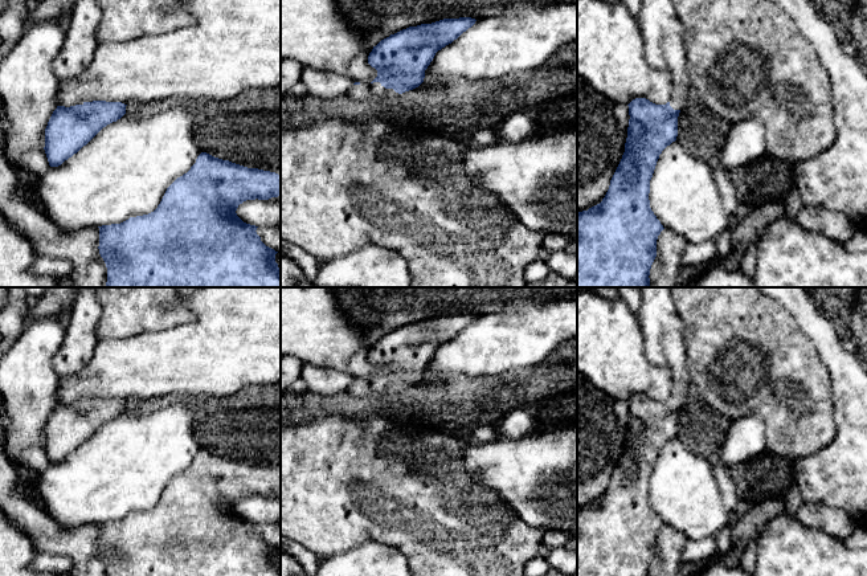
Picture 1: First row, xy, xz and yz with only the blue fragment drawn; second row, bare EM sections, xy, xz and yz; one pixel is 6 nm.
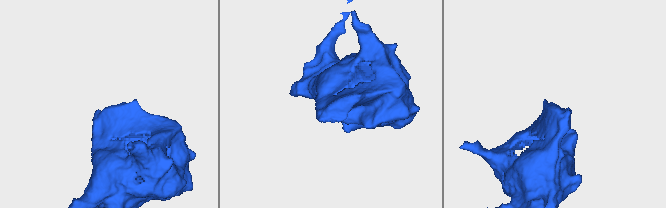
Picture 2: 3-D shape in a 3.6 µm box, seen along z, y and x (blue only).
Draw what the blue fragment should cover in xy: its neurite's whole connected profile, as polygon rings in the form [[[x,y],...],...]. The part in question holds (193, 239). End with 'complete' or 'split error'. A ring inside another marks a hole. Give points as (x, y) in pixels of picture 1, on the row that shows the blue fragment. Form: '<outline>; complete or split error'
[[[201,152],[191,169],[167,188],[154,212],[98,226],[98,249],[107,267],[106,287],[281,287],[281,270],[275,262],[278,252],[261,241],[255,232],[258,226],[244,222],[236,213],[246,200],[278,196],[281,175]]]; complete

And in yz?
[[[642,0],[635,17],[650,66],[671,75],[672,93],[666,105],[635,98],[629,106],[625,152],[602,201],[577,212],[577,287],[649,287],[650,269],[657,257],[657,240],[664,229],[650,208],[650,180],[662,151],[676,140],[678,117],[692,93],[683,24],[671,0]]]; split error

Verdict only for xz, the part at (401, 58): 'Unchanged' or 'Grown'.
Grown

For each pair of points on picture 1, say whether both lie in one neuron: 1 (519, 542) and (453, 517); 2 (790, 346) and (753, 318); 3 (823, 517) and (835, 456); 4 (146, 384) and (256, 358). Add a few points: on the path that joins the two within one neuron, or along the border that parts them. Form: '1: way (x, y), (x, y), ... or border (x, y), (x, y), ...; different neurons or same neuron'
1: way (503, 542), (478, 542), (469, 532); same neuron
2: way (781, 346), (763, 327); same neuron
3: border (805, 502), (823, 502), (837, 506), (853, 521); different neurons
4: way (174, 360), (228, 358); same neuron

